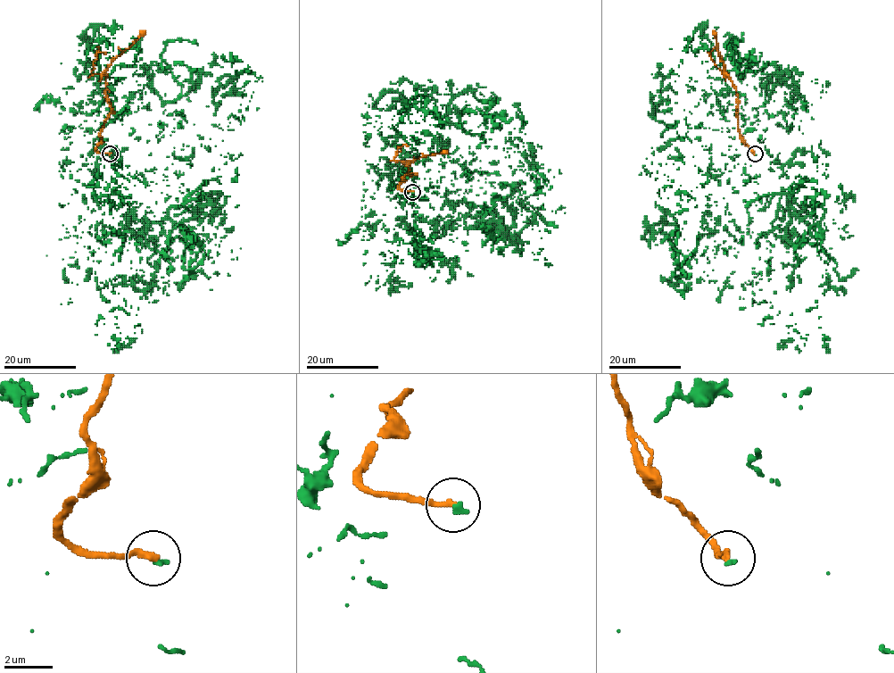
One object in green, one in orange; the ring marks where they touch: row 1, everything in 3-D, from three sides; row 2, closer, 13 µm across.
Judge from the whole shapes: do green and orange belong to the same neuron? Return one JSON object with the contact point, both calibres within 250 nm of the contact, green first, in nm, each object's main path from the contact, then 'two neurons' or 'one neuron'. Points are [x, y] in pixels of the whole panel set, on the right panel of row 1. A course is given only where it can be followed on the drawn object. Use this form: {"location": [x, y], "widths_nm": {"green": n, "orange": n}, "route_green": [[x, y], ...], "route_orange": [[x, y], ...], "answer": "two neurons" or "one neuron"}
{"location": [755, 153], "widths_nm": {"green": 180, "orange": 280}, "route_green": [[755, 154], [823, 217], [763, 195], [679, 265], [658, 64], [700, 24], [707, 61]], "route_orange": [[755, 153], [741, 141], [737, 121], [736, 89], [725, 71], [713, 31]], "answer": "two neurons"}

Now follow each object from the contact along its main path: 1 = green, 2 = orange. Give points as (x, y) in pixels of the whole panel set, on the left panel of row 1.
1: (110, 154), (128, 223), (211, 194), (156, 265), (101, 151), (97, 82), (139, 40), (101, 24), (89, 61)
2: (110, 153), (98, 153), (96, 146), (100, 131), (111, 112), (105, 93), (105, 71), (145, 31)

